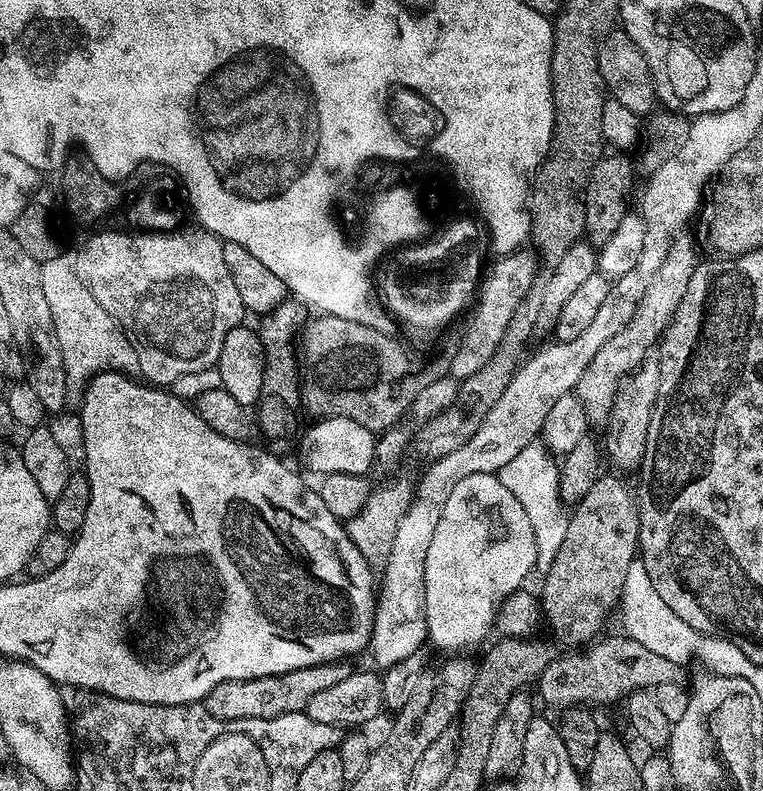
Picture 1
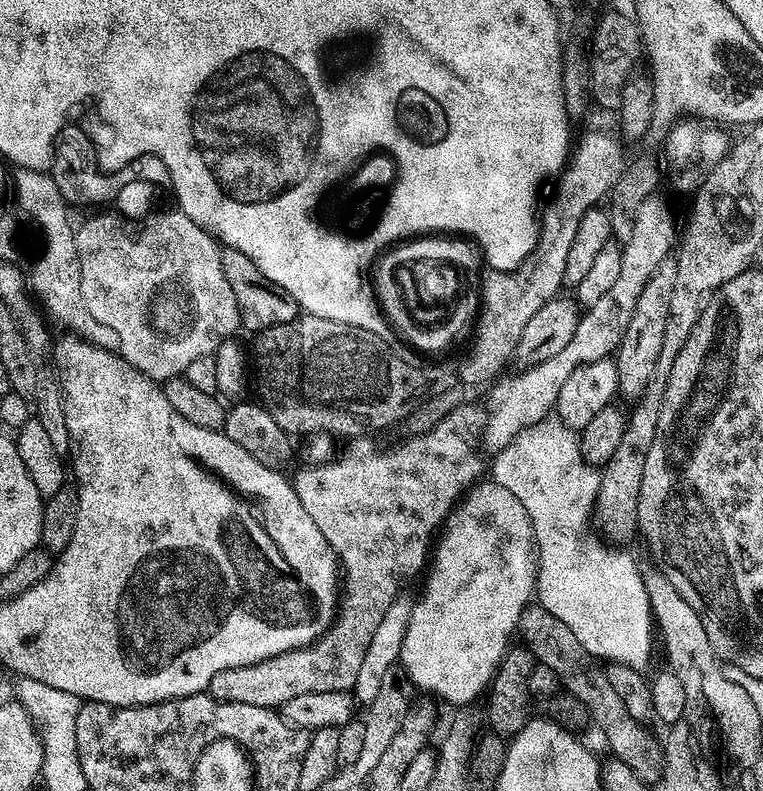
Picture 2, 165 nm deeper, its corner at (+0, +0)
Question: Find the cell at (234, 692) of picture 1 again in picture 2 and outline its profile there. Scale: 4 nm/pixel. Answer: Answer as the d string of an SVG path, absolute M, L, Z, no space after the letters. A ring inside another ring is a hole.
M464 404L446 413L433 428L417 436L408 436L397 444L379 444L376 438L349 439L348 449L340 457L329 458L324 463L309 463L309 468L302 469L294 476L292 488L298 494L298 502L302 502L306 514L310 514L318 530L322 530L322 538L326 538L332 548L342 573L342 587L338 592L338 607L332 623L327 631L305 648L295 648L257 664L214 674L206 690L207 695L222 702L242 702L278 710L297 694L351 693L375 630L401 595L400 584L425 571L434 544L434 533L447 520L464 493L483 477L480 476L483 472L485 475L486 460L484 464L480 448L476 445L485 424L486 412L483 407Z

